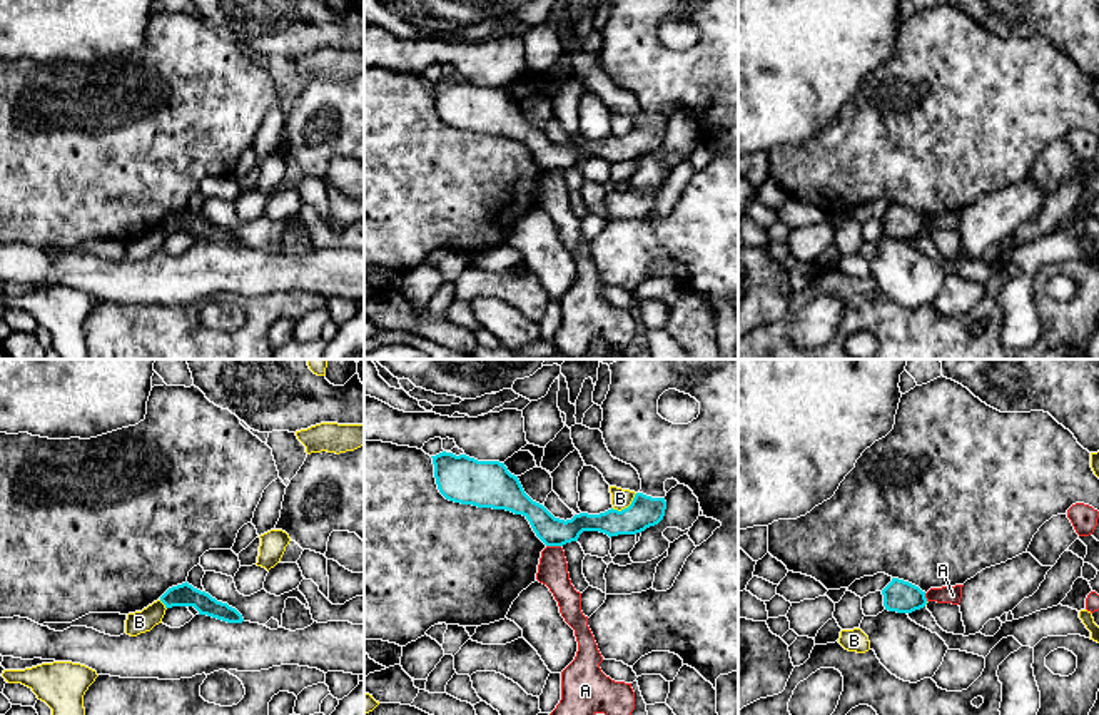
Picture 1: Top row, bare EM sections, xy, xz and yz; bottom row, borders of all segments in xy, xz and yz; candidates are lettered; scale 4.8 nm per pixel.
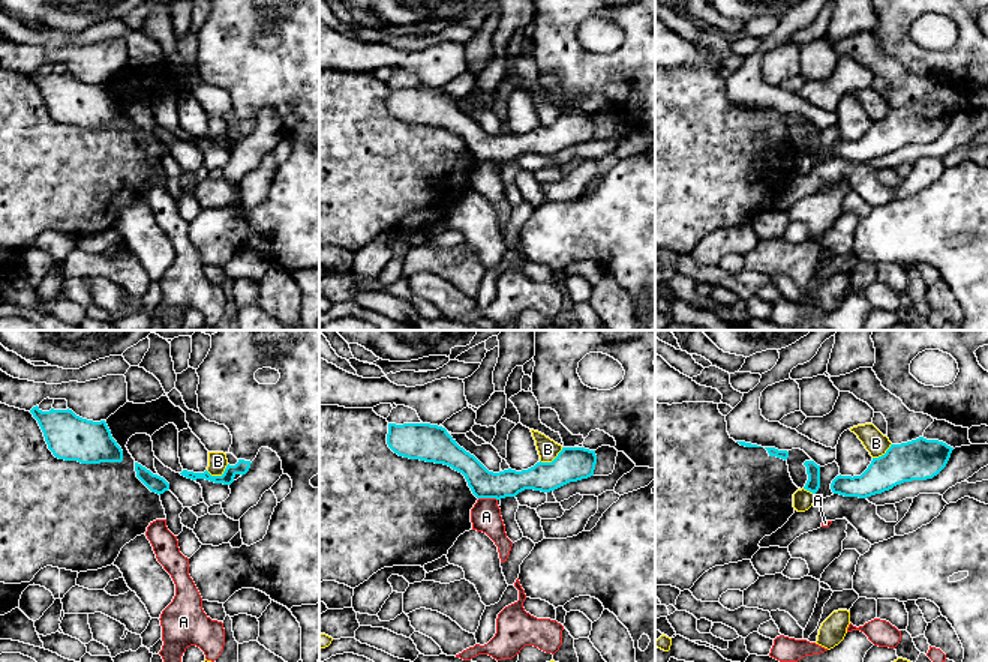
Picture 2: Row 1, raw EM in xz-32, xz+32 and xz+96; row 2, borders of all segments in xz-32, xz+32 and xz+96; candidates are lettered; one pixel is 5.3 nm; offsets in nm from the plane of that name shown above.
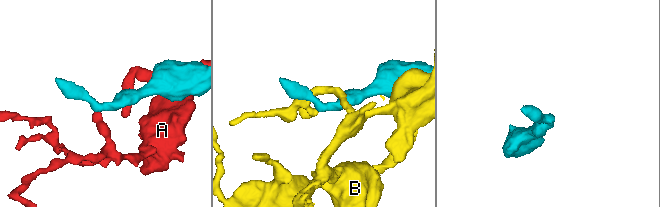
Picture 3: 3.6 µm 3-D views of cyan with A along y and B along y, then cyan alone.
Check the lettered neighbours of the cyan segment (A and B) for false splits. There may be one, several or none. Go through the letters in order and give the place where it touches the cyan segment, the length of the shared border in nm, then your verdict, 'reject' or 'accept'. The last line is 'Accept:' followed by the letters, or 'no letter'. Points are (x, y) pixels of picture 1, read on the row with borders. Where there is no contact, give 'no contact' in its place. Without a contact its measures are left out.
A: meets cyan in xz at (553, 545); contact 70 nm long; reject
B: meets cyan in xz at (625, 508); contact 150 nm long; reject
Accept: no letter

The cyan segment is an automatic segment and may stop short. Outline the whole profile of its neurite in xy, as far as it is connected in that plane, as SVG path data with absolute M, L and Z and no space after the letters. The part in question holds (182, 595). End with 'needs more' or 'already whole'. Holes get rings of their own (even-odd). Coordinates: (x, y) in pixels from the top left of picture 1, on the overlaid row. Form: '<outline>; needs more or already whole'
M187 581L169 588L160 596L160 601L165 605L165 608L194 606L199 615L207 615L227 623L244 621L242 615L236 608L229 606L227 603L217 601L209 593L194 588Z; already whole

